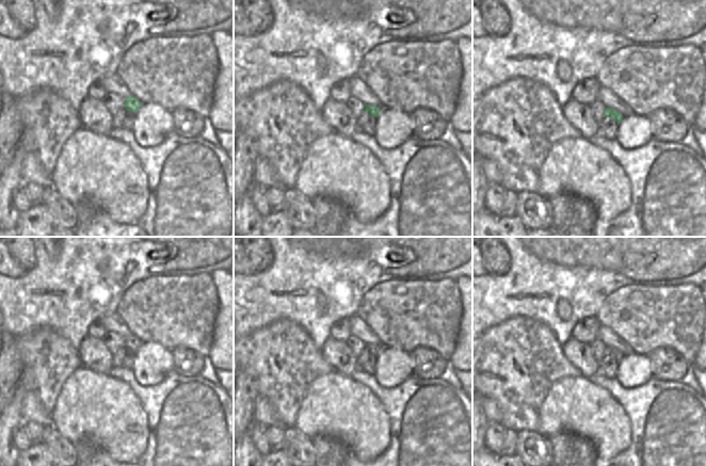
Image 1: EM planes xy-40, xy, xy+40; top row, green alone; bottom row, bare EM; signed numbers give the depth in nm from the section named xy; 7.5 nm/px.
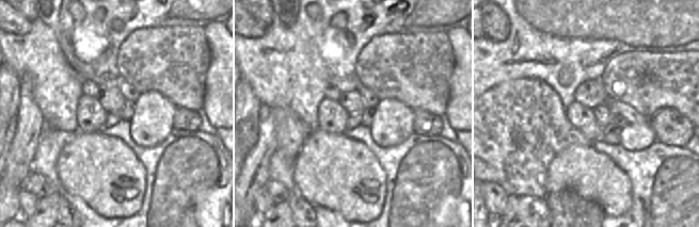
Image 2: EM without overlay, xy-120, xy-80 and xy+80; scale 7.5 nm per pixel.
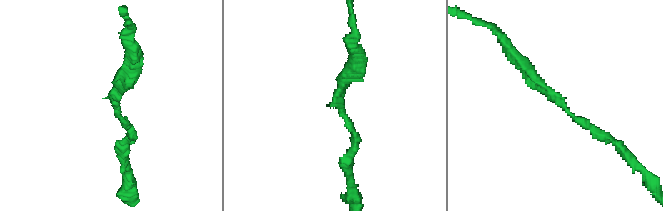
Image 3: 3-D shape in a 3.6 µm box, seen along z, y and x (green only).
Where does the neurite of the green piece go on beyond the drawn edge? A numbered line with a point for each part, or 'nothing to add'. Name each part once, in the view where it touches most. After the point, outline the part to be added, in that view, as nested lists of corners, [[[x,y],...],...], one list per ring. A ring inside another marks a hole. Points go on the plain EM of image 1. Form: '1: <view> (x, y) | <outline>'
nothing to add

